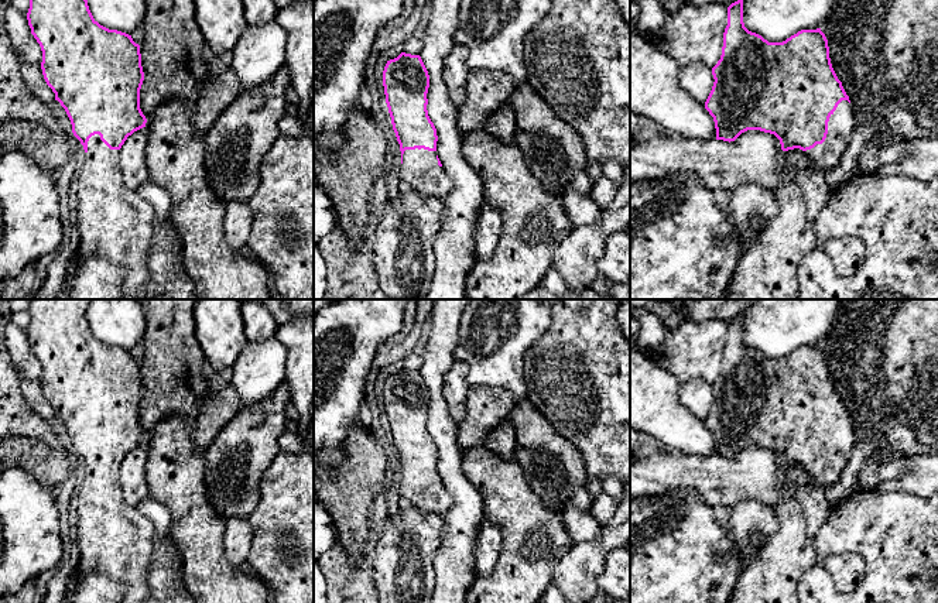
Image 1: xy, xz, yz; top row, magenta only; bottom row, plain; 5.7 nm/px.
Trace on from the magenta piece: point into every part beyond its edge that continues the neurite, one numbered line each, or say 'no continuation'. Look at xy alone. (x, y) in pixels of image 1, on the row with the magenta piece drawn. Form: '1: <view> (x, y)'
1: xy (115, 222)

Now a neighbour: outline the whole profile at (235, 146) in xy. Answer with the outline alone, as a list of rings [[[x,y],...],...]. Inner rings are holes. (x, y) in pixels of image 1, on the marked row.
[[[283,66],[263,86],[242,90],[203,134],[206,177],[213,193],[225,205],[249,202],[254,195],[263,158],[281,134],[278,124],[287,113],[285,92],[290,86],[290,72]]]

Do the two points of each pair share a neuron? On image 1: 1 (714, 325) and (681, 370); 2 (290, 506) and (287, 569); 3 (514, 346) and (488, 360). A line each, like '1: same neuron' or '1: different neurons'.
1: same neuron
2: same neuron
3: same neuron

